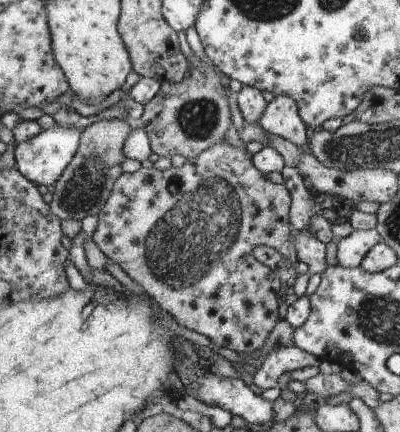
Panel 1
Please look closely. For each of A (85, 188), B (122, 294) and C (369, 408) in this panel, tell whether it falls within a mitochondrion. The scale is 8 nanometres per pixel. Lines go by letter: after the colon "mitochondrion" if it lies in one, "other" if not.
A: mitochondrion
B: other
C: other

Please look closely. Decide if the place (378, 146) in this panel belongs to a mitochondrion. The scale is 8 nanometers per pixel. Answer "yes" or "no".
yes

